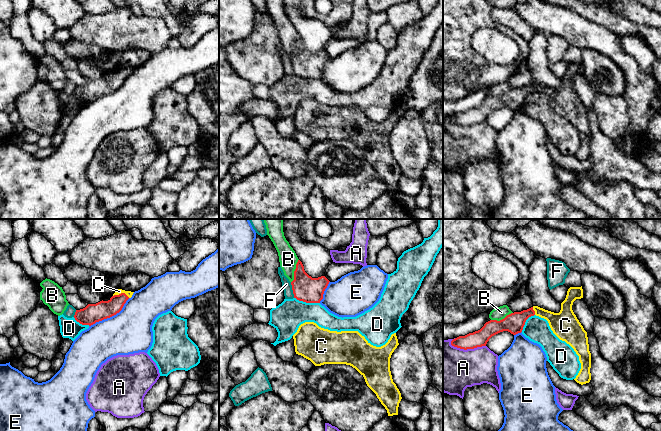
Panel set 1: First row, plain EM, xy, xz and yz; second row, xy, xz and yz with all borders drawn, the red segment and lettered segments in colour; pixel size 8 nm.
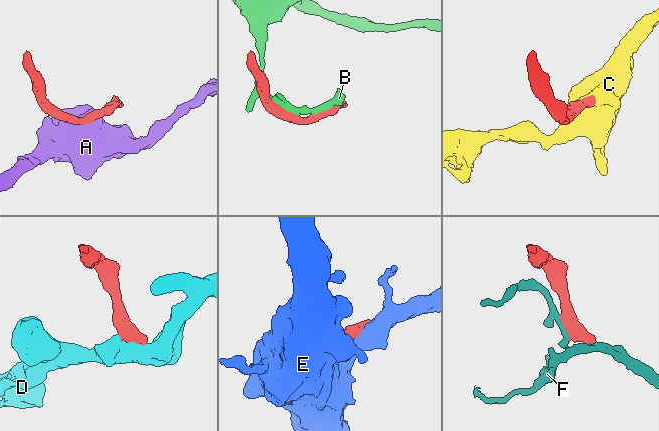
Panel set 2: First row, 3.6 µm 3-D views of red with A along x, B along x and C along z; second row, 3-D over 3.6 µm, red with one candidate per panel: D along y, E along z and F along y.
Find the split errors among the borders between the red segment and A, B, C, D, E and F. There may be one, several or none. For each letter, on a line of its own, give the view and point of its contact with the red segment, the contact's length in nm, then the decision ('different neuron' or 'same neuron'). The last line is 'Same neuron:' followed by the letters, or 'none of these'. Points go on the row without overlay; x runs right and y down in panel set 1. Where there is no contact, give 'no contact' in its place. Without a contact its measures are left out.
A: meets red in yz at (467, 124); contact 300 nm long; different neuron
B: meets red in xz at (294, 47); contact 200 nm long; different neuron
C: meets red in xy at (121, 69); contact 140 nm long; same neuron
D: meets red in xz at (307, 78); contact 220 nm long; different neuron
E: meets red in xy at (110, 92); contact 400 nm long; different neuron
F: meets red in xz at (292, 65); contact 130 nm long; different neuron
Same neuron: C

